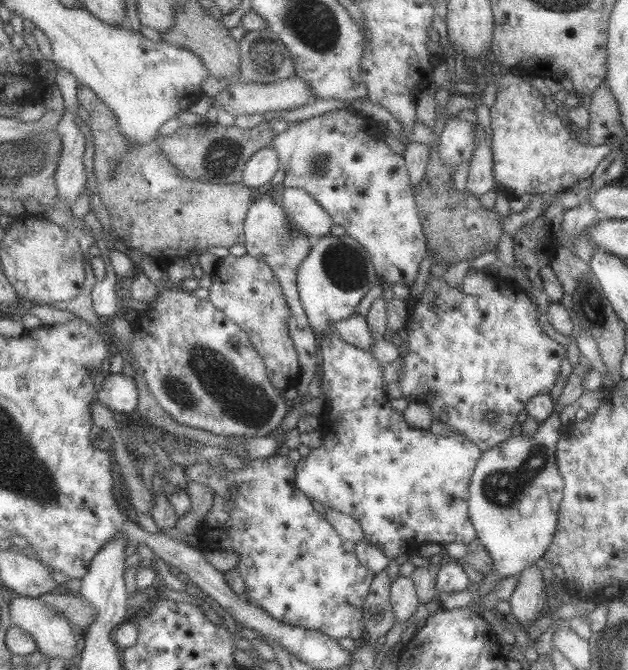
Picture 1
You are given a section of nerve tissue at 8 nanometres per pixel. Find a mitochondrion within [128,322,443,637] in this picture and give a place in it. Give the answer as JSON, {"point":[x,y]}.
{"point":[216,381]}

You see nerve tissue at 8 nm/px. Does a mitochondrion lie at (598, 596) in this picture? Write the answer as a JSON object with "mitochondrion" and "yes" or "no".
{"mitochondrion":"no"}

